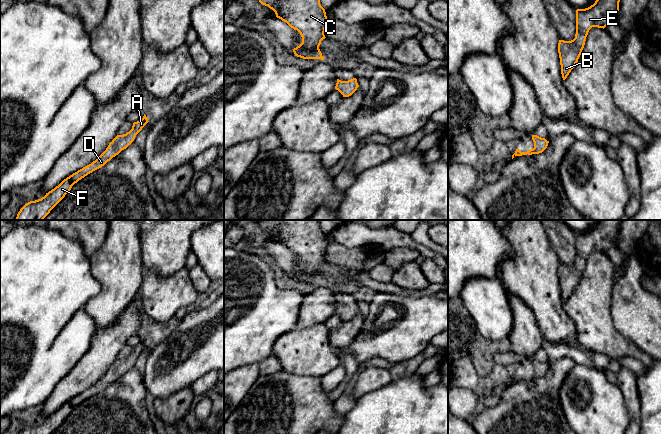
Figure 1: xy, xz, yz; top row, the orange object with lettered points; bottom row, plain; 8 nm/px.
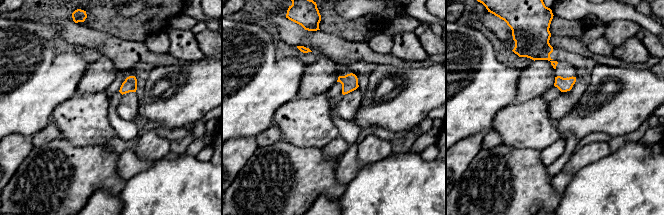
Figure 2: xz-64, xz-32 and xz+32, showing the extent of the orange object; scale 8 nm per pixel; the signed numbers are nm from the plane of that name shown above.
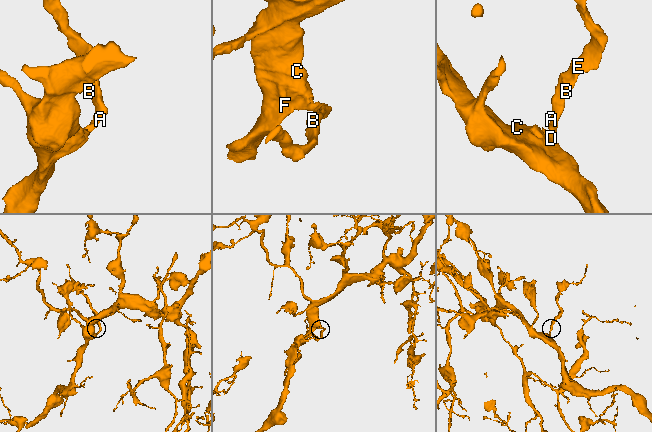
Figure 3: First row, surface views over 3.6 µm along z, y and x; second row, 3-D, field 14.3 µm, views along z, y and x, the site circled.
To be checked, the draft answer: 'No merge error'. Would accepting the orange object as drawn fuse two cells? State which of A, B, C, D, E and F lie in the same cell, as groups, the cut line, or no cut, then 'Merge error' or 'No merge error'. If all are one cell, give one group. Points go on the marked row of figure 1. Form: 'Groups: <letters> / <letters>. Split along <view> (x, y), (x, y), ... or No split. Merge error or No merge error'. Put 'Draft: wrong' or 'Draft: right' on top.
Draft: right
Groups: A B C D E F. No split. No merge error

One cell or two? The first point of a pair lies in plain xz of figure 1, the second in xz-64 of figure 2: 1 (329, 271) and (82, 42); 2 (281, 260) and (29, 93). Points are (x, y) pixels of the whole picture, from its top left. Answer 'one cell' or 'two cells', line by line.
1: one cell
2: two cells

